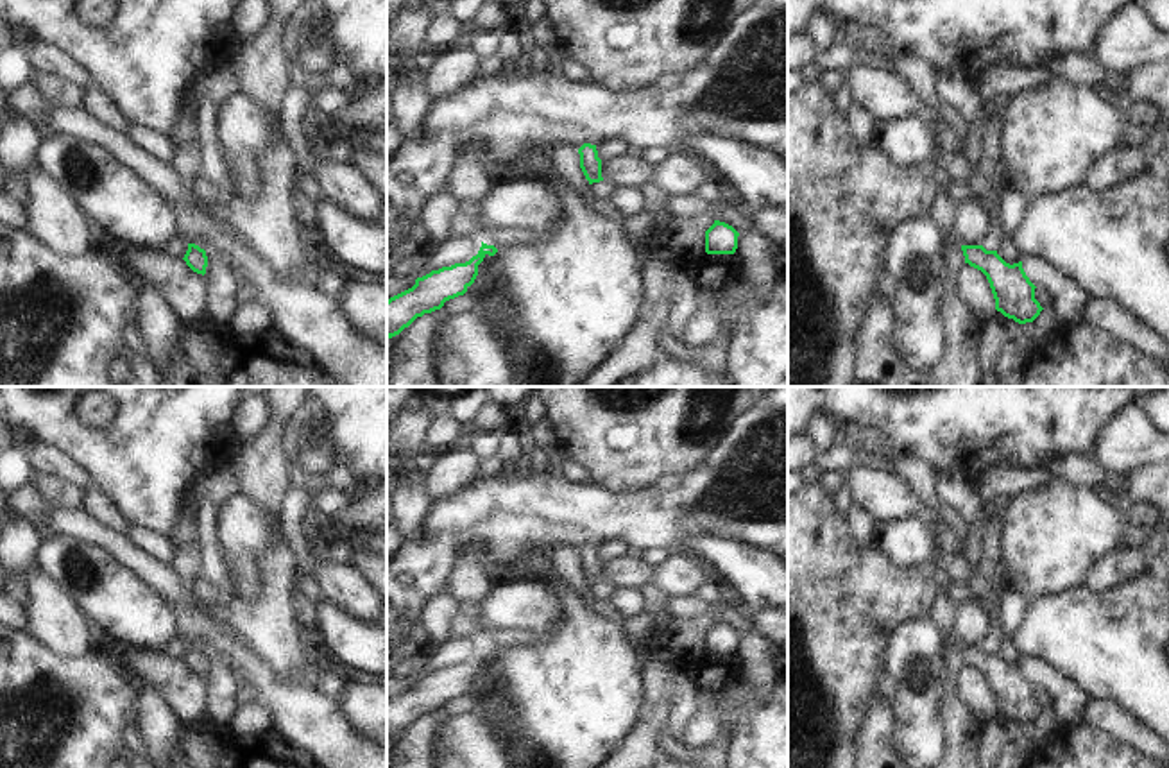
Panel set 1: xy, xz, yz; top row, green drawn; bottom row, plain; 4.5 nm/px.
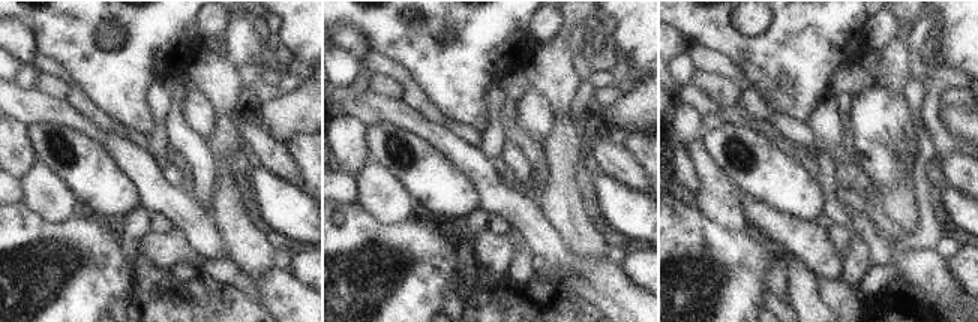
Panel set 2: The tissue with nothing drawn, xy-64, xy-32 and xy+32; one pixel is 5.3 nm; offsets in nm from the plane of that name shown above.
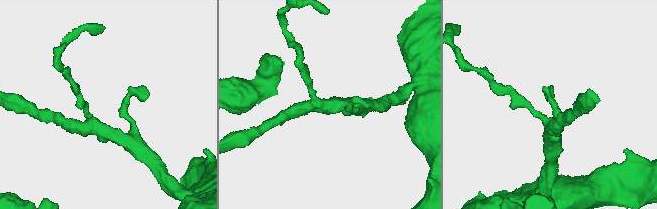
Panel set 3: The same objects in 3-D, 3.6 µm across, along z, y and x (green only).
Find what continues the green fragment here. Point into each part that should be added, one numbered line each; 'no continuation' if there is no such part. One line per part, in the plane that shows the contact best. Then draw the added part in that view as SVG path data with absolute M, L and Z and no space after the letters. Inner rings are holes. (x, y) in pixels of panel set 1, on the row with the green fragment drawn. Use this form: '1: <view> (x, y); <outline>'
no continuation

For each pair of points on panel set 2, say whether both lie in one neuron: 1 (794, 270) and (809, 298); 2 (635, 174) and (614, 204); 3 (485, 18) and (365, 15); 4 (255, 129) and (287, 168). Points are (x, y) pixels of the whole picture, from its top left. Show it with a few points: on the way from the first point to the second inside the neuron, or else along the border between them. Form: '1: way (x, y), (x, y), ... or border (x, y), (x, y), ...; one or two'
1: way (798, 277), (801, 291); one
2: border (602, 171), (642, 193); two
3: way (455, 17), (444, 17), (428, 33), (395, 33); one
4: way (257, 138), (278, 159); one

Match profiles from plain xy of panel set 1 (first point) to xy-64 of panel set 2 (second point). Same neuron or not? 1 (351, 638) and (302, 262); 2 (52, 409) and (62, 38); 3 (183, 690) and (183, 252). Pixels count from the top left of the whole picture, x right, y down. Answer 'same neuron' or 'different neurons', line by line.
1: different neurons
2: same neuron
3: same neuron

